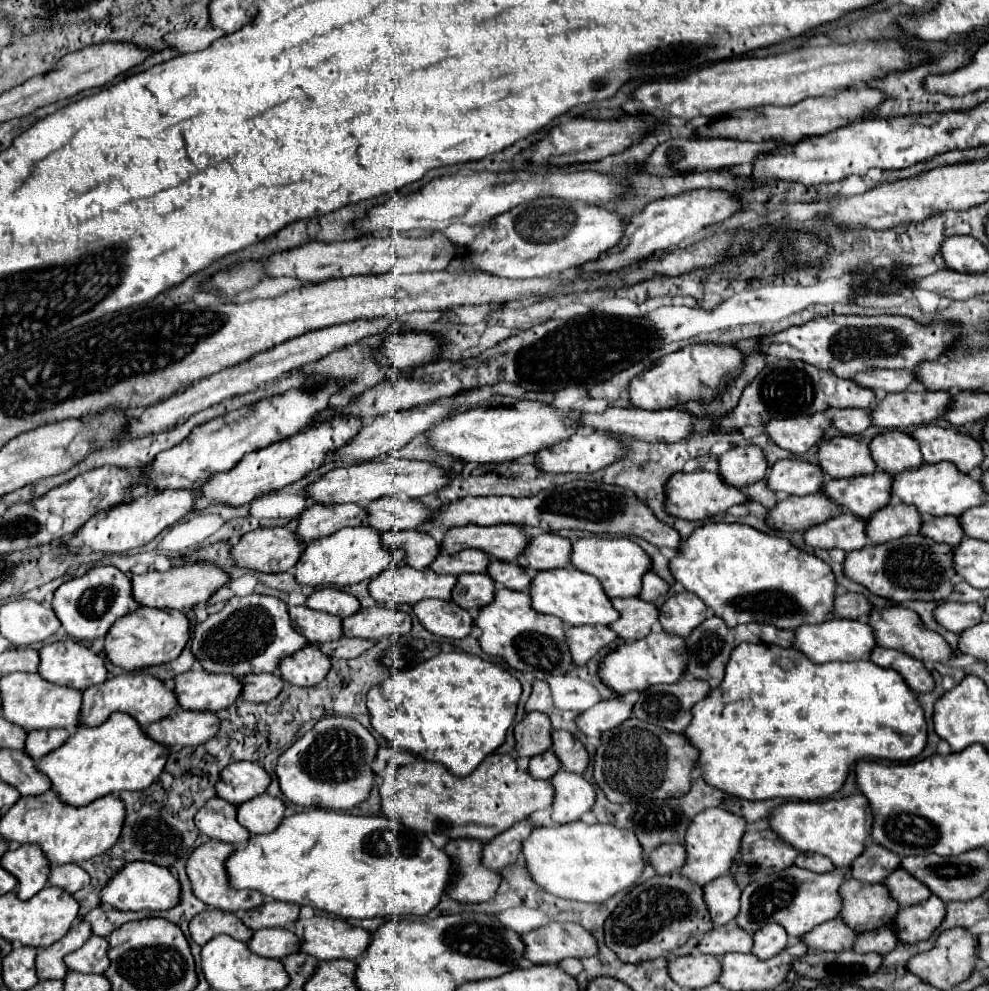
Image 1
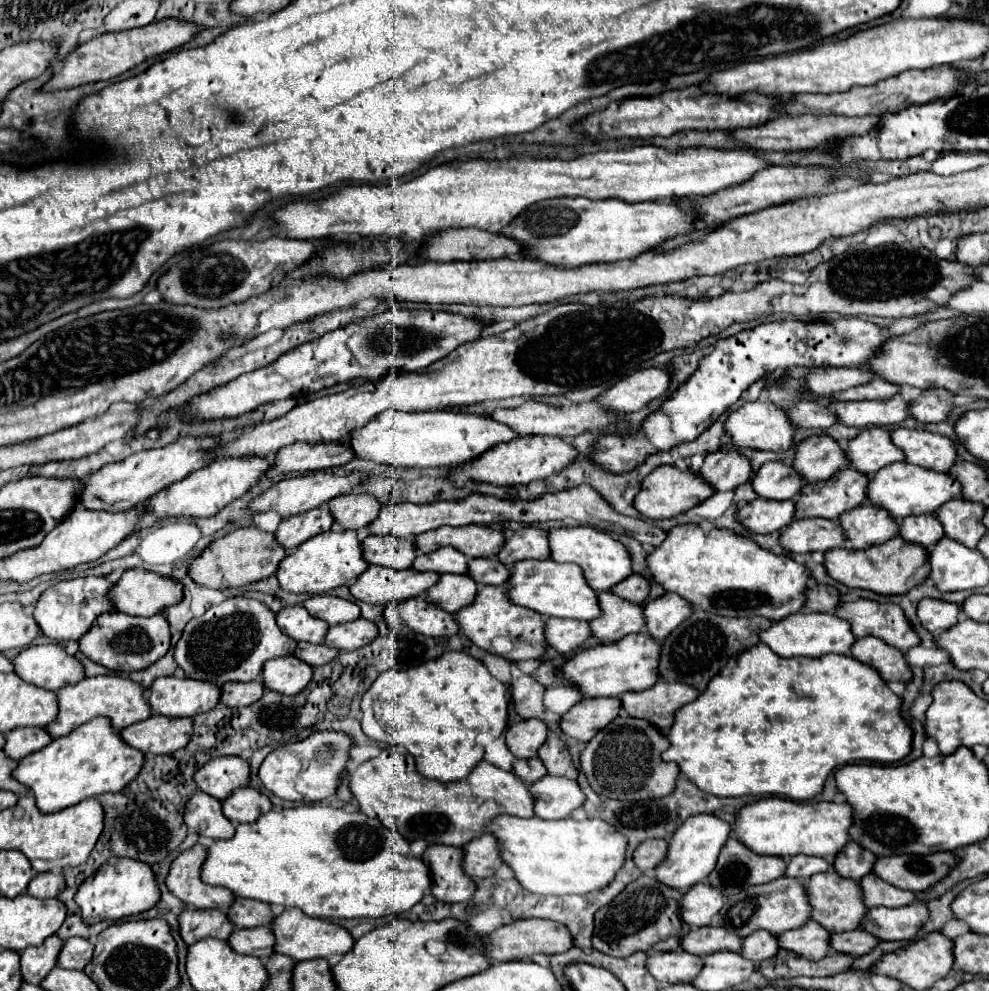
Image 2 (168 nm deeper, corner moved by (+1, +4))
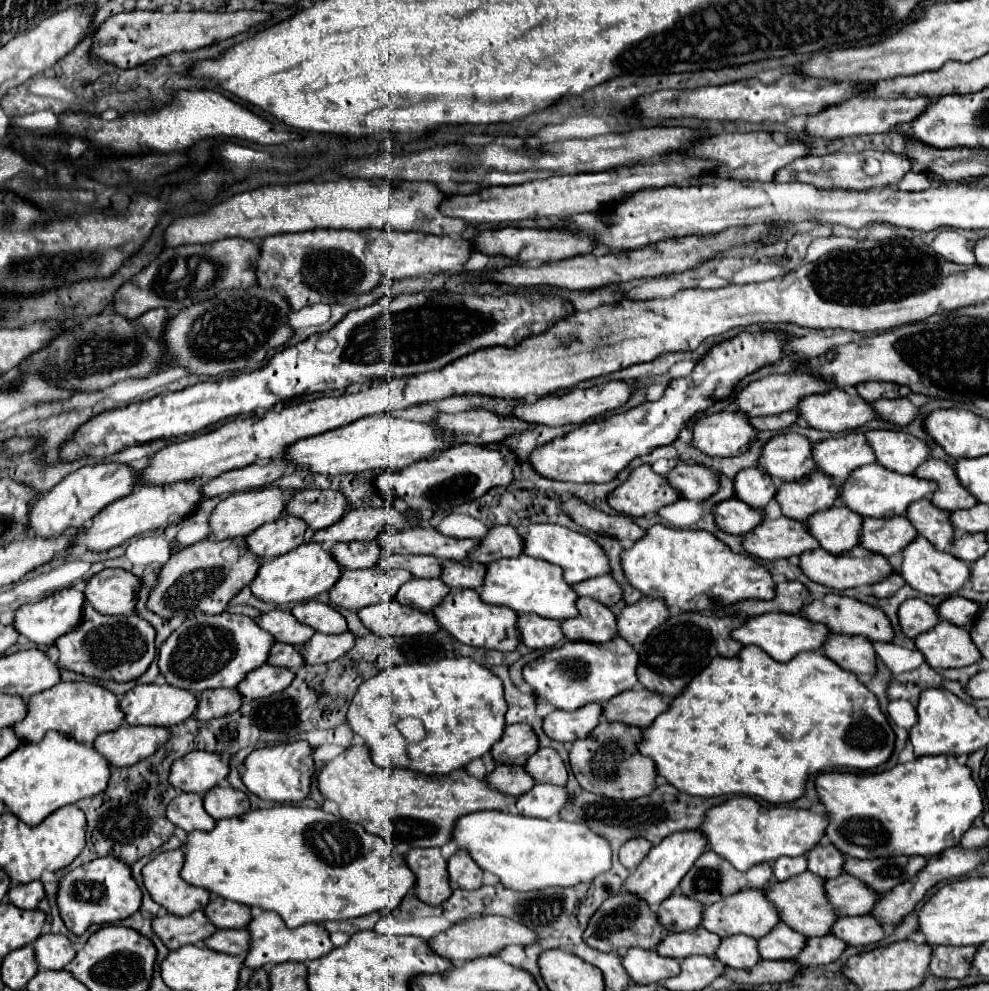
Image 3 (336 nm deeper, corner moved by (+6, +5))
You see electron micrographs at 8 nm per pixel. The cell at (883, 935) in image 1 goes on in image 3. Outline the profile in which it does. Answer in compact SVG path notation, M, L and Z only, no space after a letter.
M827 934L821 938L809 938L803 952L795 958L795 962L799 962L805 968L813 968L813 966L825 966L829 962L839 960L839 956L845 952L847 944L843 944L843 940L835 940L835 936Z

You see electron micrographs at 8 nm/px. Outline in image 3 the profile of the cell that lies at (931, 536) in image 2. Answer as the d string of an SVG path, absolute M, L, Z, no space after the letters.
M893 516L891 520L863 520L863 532L861 532L861 546L879 552L883 556L893 556L905 548L905 544L911 544L915 540L917 532L911 528L911 522L907 516Z

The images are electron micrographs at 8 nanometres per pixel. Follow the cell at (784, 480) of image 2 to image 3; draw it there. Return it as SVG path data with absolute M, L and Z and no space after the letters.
M745 468L735 476L735 498L751 504L753 508L765 508L775 498L777 486L767 472L759 468Z

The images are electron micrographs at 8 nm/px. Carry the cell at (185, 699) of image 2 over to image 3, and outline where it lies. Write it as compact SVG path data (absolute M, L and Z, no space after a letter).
M137 684L133 690L129 690L121 700L121 710L125 712L127 724L145 724L145 726L175 726L195 714L197 694L187 692L183 688L175 688L171 684Z

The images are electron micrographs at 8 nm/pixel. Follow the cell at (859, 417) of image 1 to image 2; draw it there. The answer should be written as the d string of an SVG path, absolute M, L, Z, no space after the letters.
M798 401L792 409L786 409L784 413L792 425L804 429L826 429L836 423L832 411L814 401Z

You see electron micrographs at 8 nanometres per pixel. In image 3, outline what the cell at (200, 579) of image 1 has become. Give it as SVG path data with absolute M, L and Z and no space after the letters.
M107 568L89 578L85 598L101 614L133 614L141 580L121 568Z

